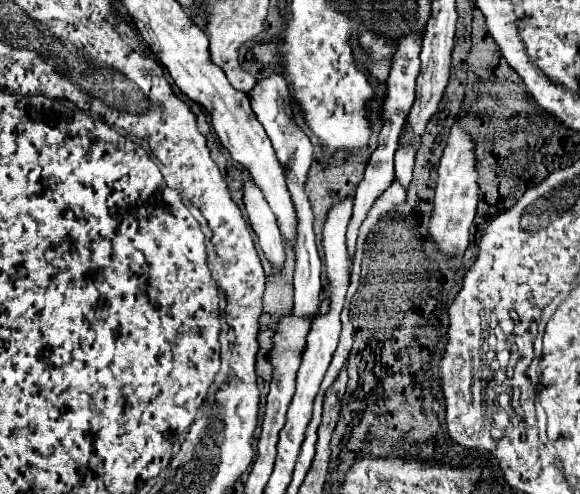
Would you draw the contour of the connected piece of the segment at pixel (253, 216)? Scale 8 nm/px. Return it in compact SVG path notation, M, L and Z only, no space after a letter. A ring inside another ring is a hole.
M248 176L244 180L244 206L248 212L248 220L252 230L256 232L260 246L270 262L274 262L278 268L284 264L284 246L282 246L282 234L274 220L274 212L270 212L270 206L266 204L266 198L262 196L262 190L254 184L254 180Z

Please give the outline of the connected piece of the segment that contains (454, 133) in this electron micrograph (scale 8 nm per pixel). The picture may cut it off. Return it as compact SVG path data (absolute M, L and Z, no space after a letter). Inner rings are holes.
M456 122L450 130L448 144L438 164L436 200L430 218L430 234L438 242L442 254L450 254L454 258L460 258L464 254L468 246L470 226L476 216L478 192L480 190L478 190L478 172L476 172L476 146L472 142L472 136L466 130L462 130Z

